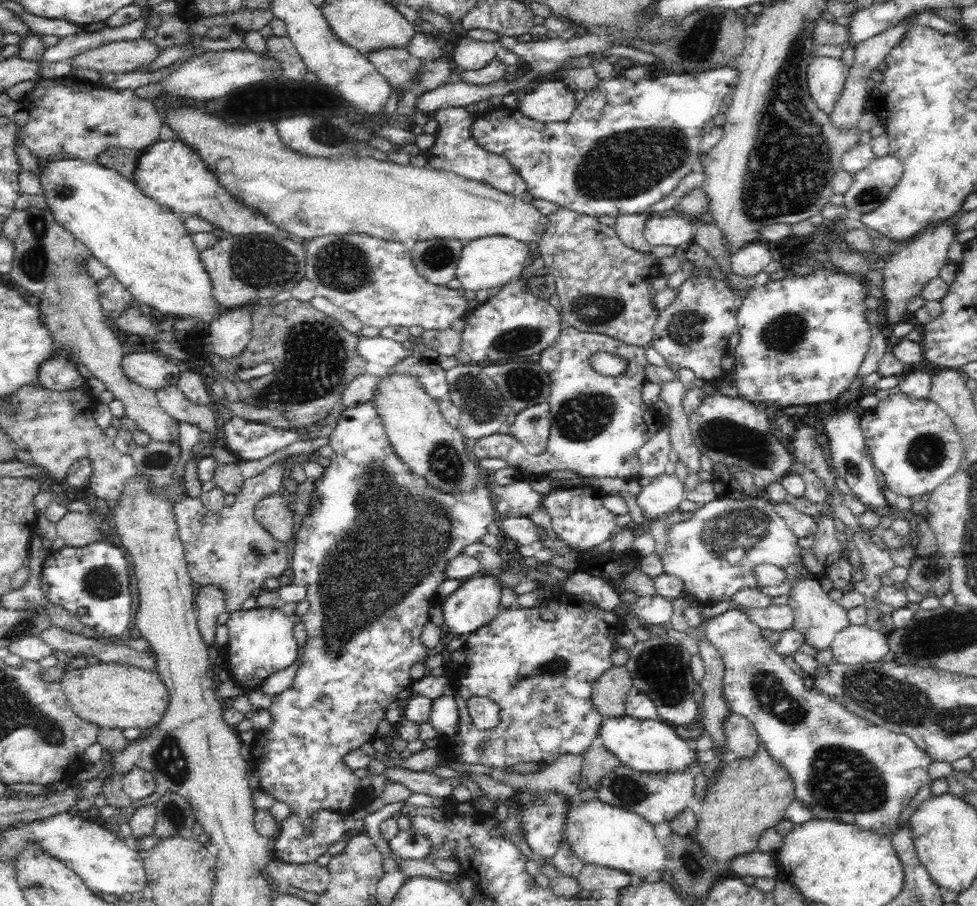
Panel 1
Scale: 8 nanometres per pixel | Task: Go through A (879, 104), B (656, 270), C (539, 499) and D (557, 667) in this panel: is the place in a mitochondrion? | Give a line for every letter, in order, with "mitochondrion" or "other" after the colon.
A: other
B: other
C: other
D: mitochondrion

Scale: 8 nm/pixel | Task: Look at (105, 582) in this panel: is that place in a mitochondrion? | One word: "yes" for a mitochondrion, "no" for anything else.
yes

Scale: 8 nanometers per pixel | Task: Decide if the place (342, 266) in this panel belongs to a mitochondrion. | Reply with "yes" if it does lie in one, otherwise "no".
yes

